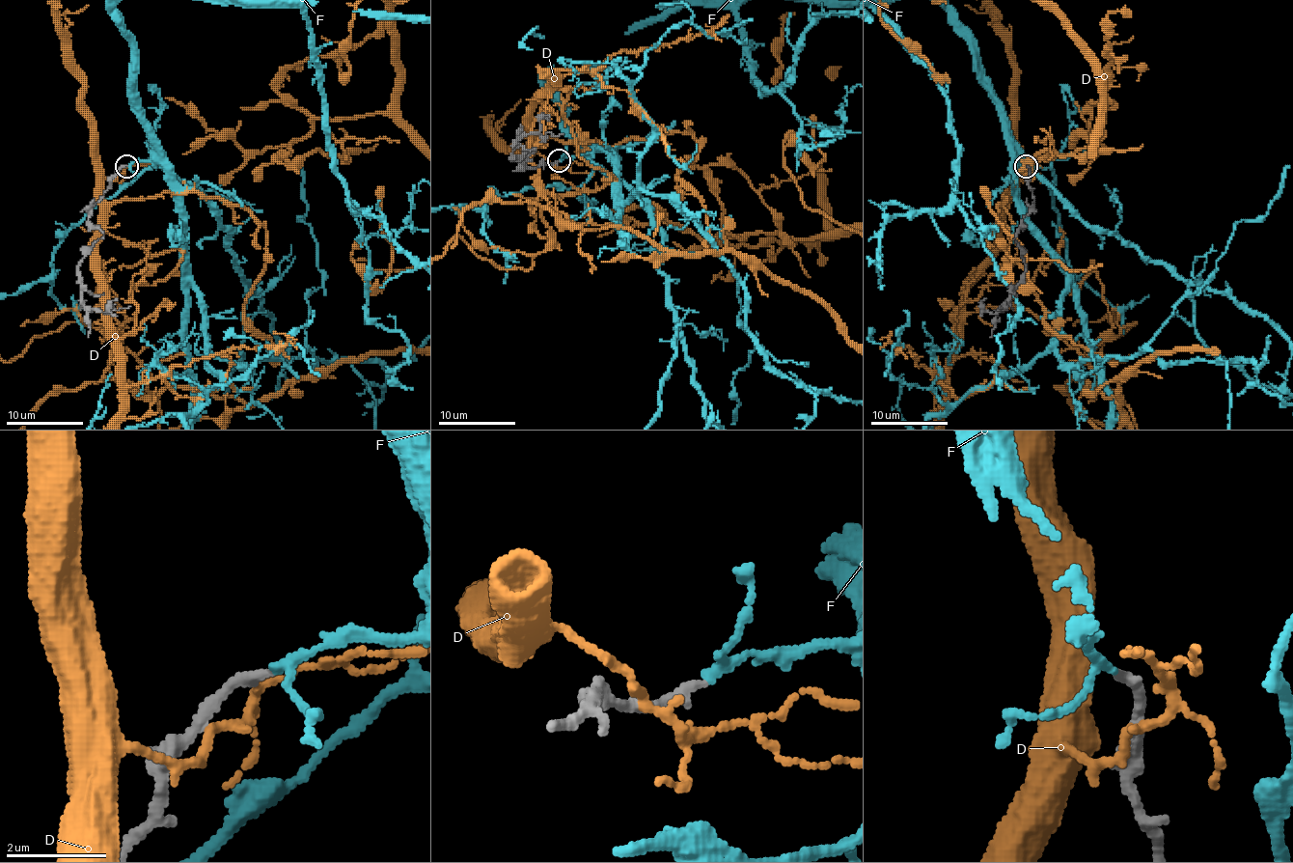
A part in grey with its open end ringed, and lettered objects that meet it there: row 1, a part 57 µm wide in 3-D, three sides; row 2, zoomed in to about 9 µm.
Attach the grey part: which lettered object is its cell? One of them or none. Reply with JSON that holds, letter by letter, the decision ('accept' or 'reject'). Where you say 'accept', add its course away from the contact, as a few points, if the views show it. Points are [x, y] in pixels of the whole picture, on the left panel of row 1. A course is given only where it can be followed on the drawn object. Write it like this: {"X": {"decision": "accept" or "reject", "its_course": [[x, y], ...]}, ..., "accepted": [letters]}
{"D": {"decision": "reject"}, "F": {"decision": "accept"}, "accepted": ["F"]}

